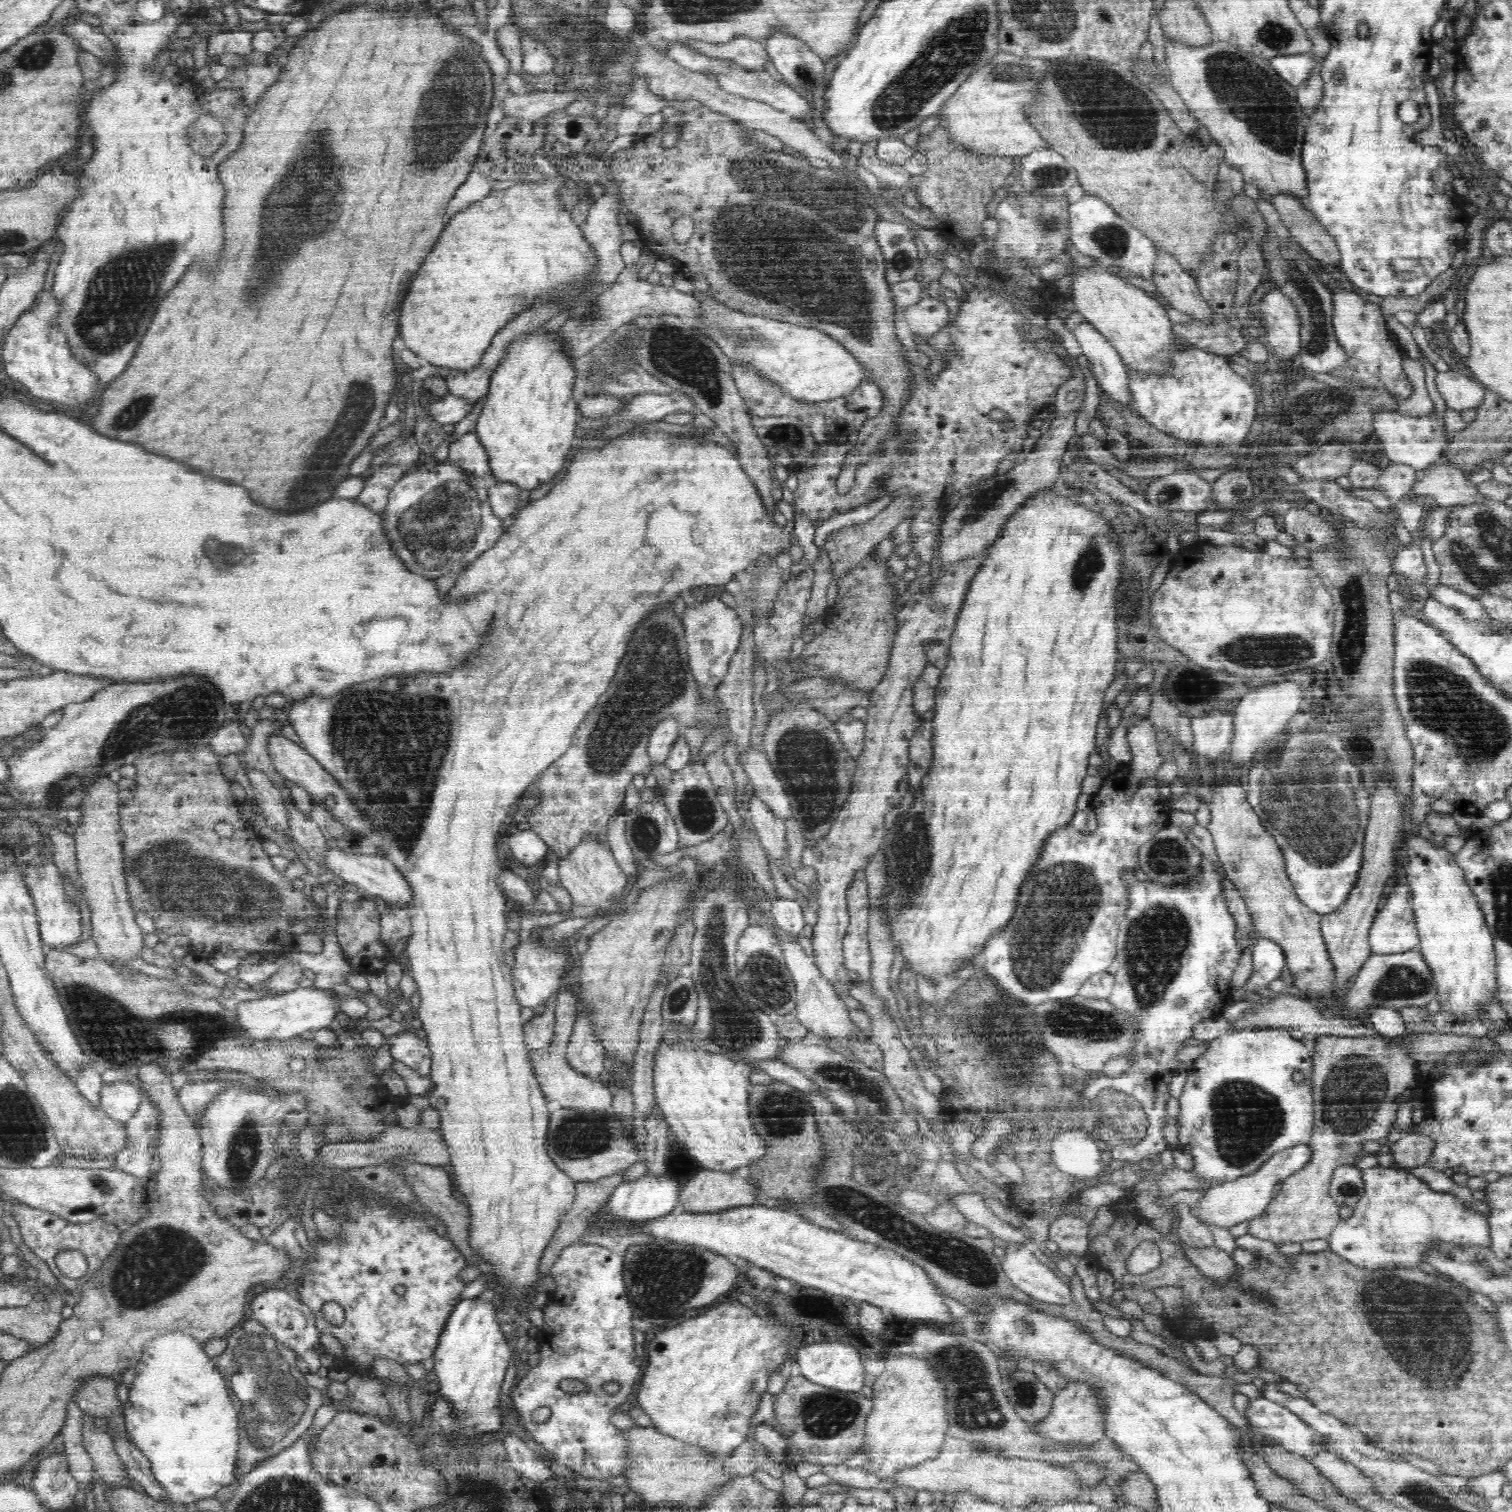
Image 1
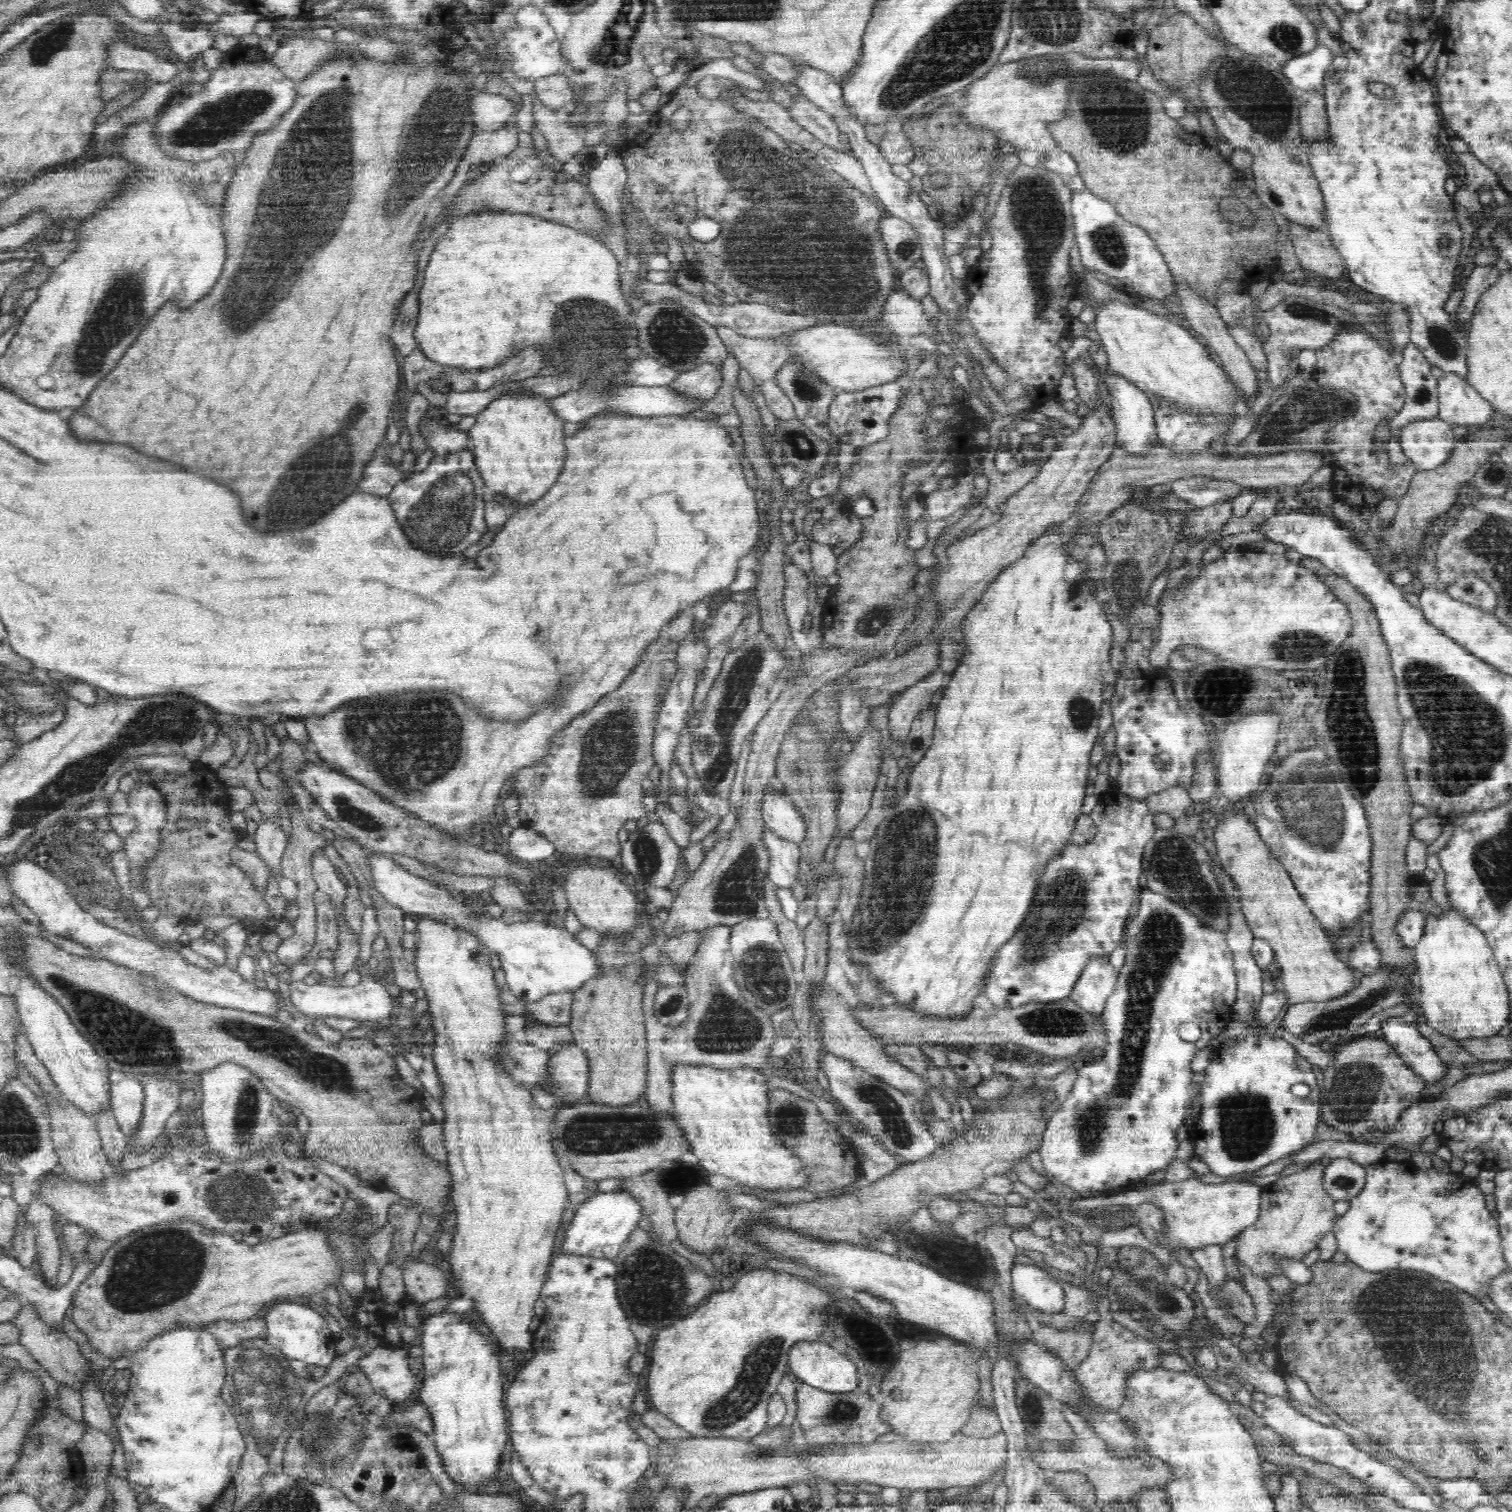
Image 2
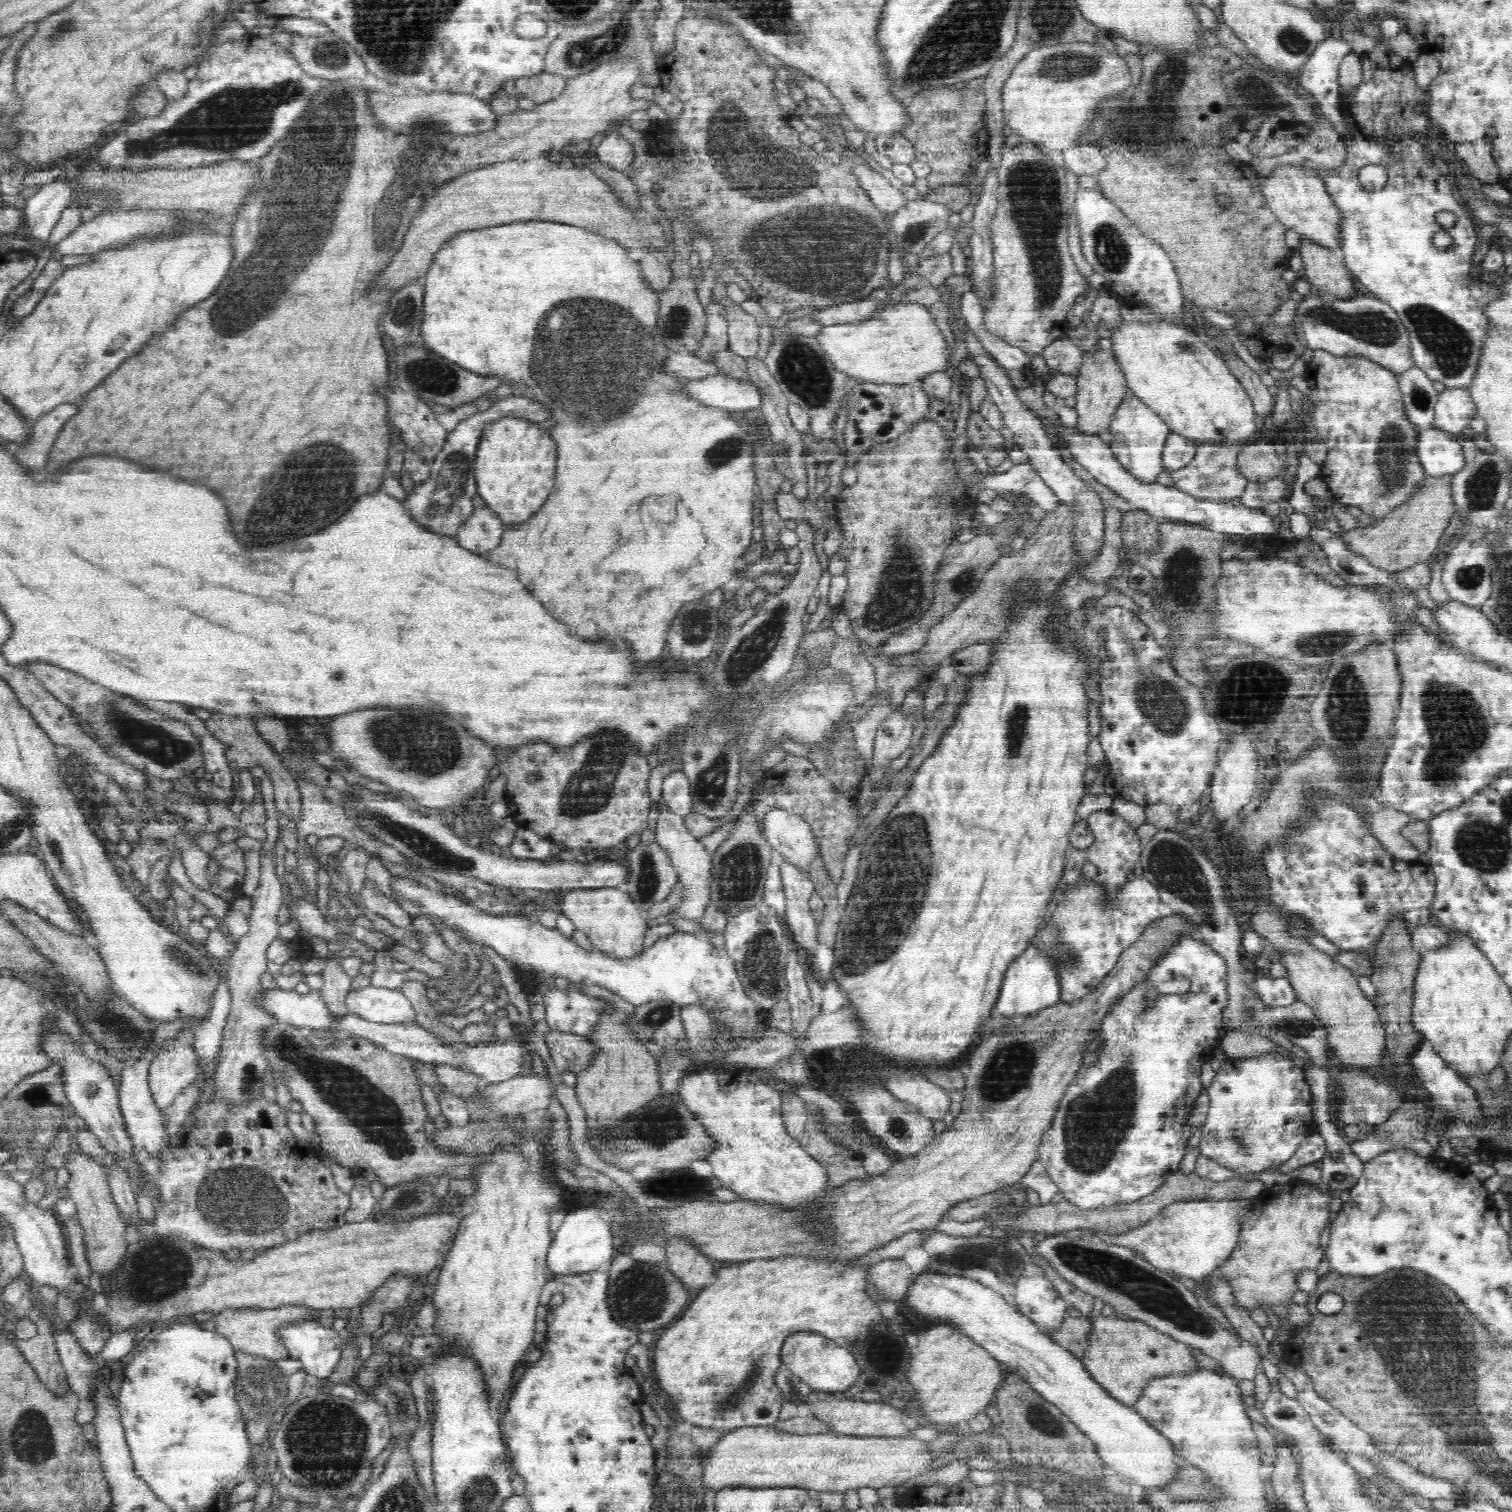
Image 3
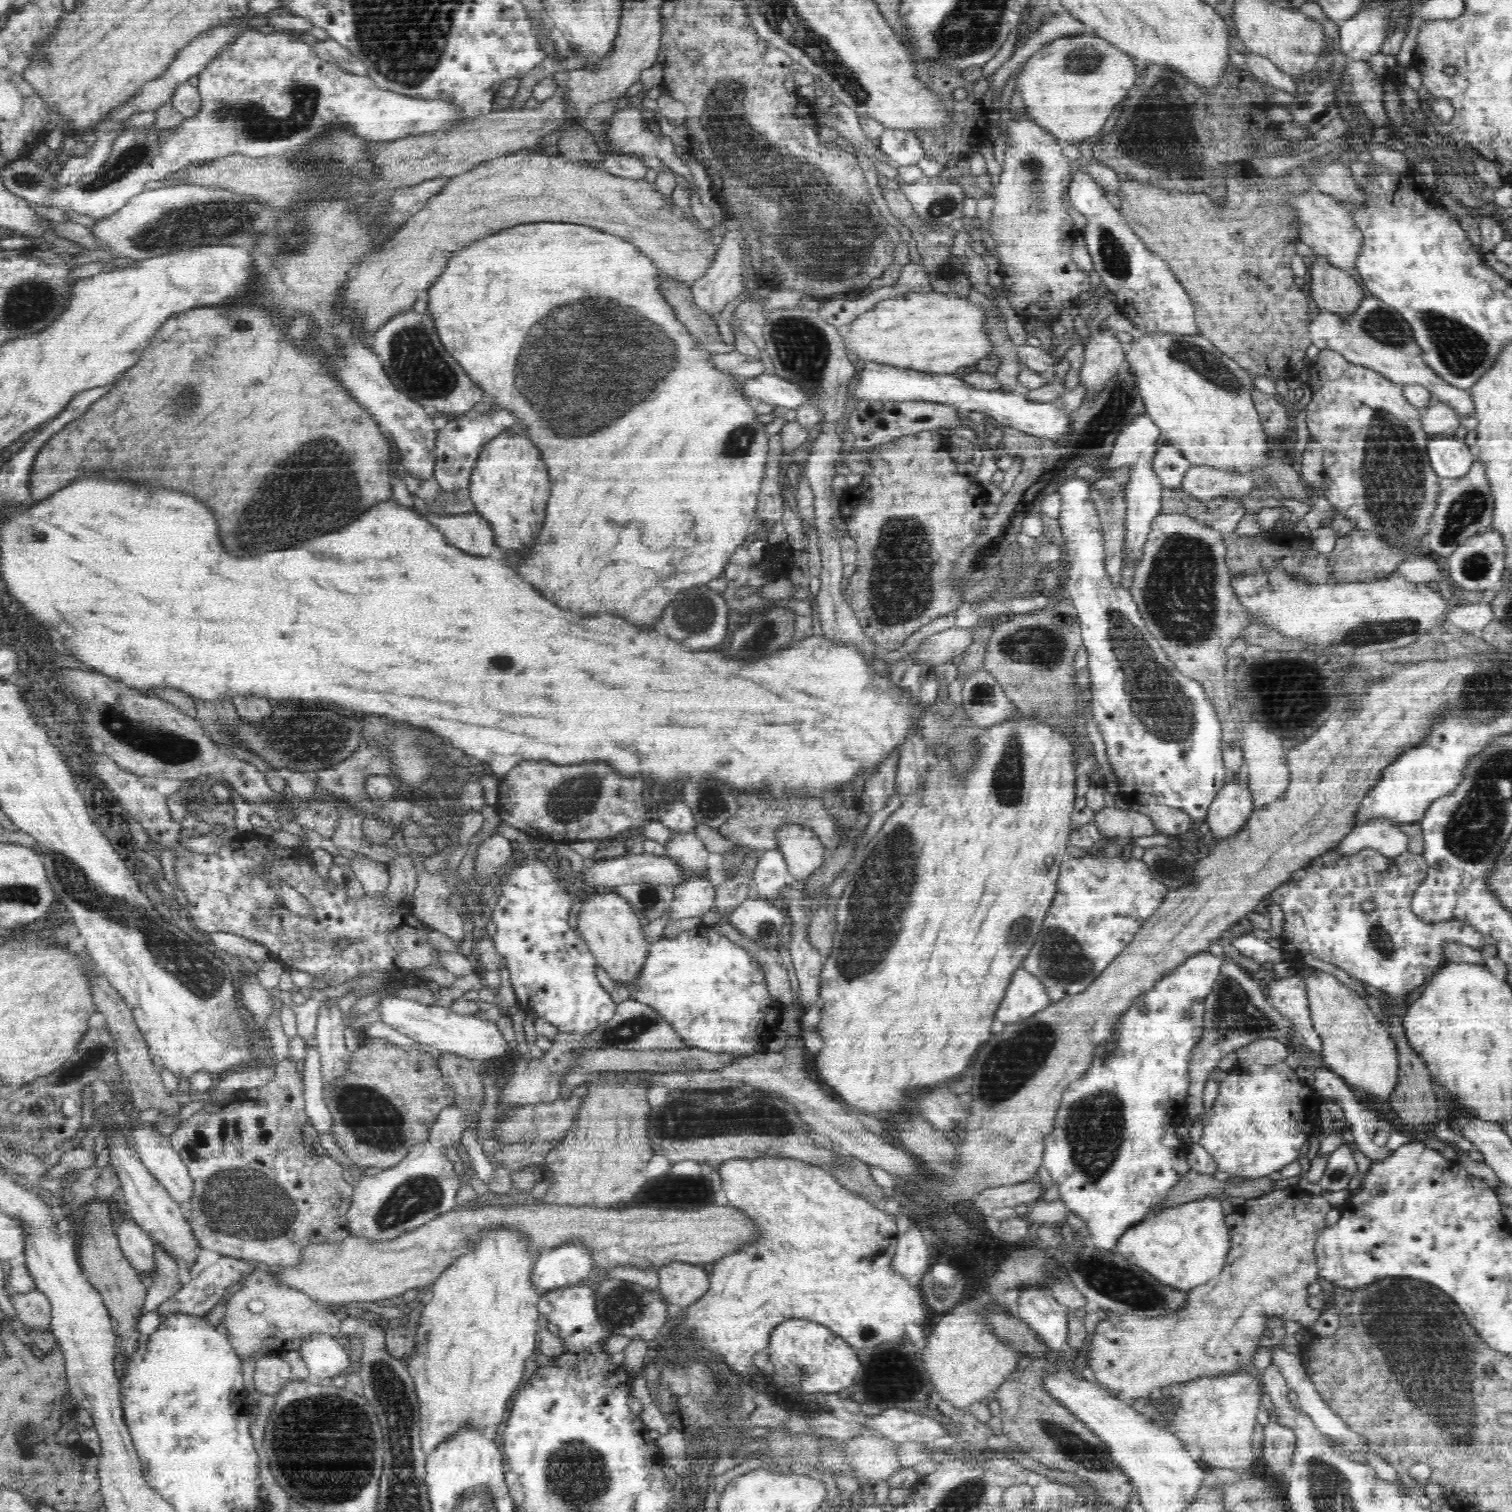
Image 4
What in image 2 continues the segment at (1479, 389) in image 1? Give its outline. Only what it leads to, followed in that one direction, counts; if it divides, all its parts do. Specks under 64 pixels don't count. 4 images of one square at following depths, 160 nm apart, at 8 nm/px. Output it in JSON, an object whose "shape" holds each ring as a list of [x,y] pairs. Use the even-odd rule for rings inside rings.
{"shape":[[[1448,373],[1439,379],[1439,413],[1438,419],[1446,425],[1480,426],[1489,423],[1500,426],[1494,409],[1484,401],[1466,380]]]}

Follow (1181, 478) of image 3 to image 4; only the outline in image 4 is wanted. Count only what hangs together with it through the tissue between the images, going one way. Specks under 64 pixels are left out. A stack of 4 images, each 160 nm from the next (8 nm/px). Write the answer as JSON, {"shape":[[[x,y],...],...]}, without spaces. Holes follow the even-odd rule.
{"shape":[[[1191,466],[1185,474],[1183,490],[1197,500],[1214,502],[1216,497],[1221,495],[1250,495],[1251,492],[1256,492],[1257,485],[1251,476]]]}

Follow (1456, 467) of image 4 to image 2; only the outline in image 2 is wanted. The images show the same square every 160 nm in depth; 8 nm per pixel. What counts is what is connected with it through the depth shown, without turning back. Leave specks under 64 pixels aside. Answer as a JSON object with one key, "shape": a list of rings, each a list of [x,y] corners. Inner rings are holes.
{"shape":[[[1438,417],[1401,430],[1401,447],[1420,471],[1438,469],[1455,454],[1457,442],[1452,427]]]}

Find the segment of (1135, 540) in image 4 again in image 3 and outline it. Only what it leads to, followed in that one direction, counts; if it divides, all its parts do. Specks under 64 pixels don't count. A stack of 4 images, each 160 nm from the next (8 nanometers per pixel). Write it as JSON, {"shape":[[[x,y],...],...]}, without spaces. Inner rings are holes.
{"shape":[[[1130,394],[1117,406],[1109,428],[1111,438],[1108,444],[1116,460],[1128,473],[1132,473],[1140,485],[1157,483],[1158,474],[1164,472],[1161,458],[1166,439],[1170,434],[1169,426],[1156,417],[1156,413],[1148,409],[1138,397]]]}

